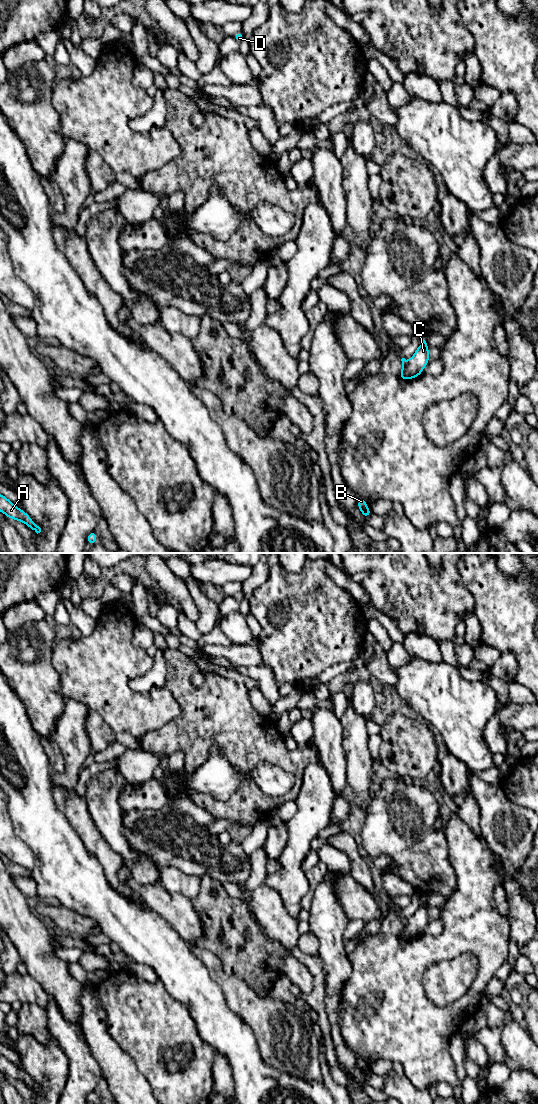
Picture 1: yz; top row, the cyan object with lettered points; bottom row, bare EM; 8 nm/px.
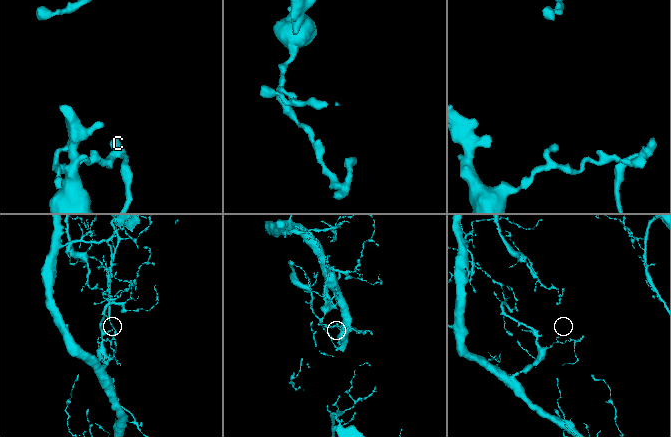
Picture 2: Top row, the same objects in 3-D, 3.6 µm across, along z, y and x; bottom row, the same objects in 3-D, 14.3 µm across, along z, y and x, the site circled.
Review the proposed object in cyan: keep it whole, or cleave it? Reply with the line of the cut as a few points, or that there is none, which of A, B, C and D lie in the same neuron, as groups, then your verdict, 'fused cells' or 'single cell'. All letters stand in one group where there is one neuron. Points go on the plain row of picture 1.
cut yz (407, 921), (403, 927); groups A D / B C; fused cells

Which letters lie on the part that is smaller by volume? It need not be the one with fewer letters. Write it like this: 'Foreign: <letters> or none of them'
Foreign: B, C

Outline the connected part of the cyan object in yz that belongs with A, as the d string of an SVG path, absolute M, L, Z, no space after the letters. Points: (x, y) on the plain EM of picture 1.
M0 1054L0 1072L6 1077L25 1083L31 1090L37 1094L41 1088L32 1081L31 1077L19 1067L15 1066L7 1057Z

